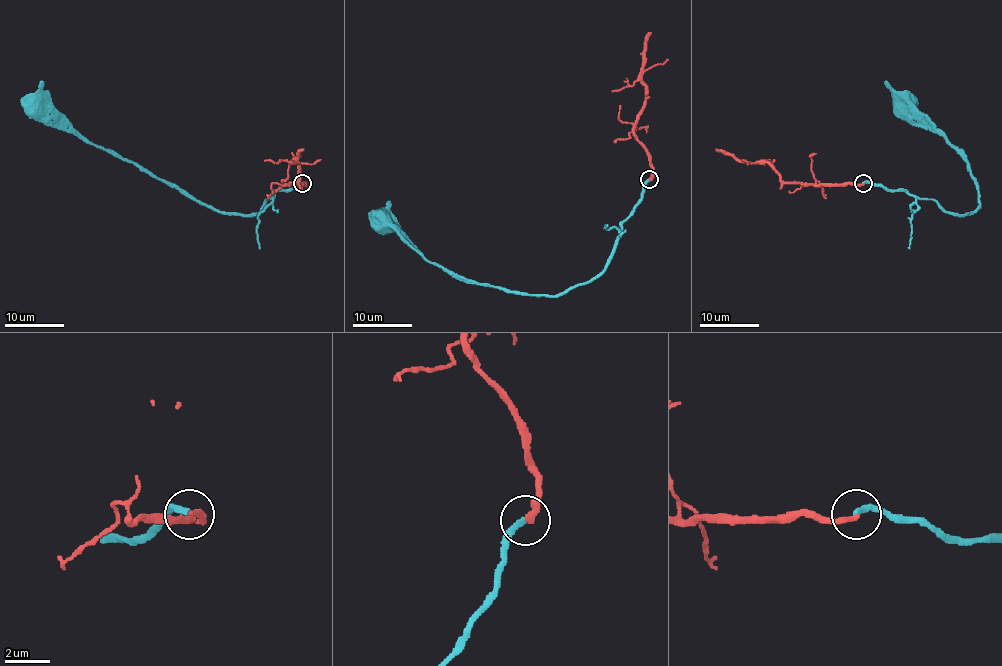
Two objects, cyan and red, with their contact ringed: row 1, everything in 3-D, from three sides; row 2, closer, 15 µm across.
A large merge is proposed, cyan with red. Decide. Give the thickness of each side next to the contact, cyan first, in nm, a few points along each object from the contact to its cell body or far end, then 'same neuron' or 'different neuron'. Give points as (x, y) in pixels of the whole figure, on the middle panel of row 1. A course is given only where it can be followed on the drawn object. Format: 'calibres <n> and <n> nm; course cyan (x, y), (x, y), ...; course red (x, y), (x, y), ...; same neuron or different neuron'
calibres 240 and 280 nm; course cyan (650, 179), (603, 270), (552, 296), (511, 293), (445, 270), (380, 221); course red (650, 179), (653, 175), (650, 154), (633, 133), (633, 124), (647, 97), (642, 55), (645, 40), (651, 33); different neuron

